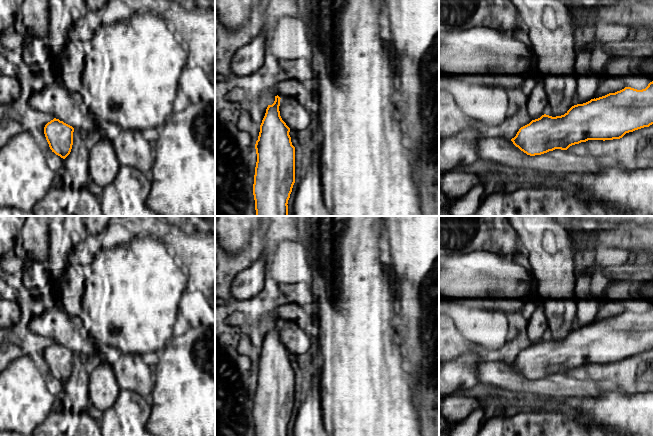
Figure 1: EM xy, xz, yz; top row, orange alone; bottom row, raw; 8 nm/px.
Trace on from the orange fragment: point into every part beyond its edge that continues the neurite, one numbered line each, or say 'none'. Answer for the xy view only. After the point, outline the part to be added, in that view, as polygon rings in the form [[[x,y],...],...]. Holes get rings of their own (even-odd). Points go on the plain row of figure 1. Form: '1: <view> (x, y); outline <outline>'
none

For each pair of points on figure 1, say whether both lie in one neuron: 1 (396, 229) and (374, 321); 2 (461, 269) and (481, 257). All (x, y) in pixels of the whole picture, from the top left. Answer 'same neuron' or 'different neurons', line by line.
1: different neurons
2: same neuron

